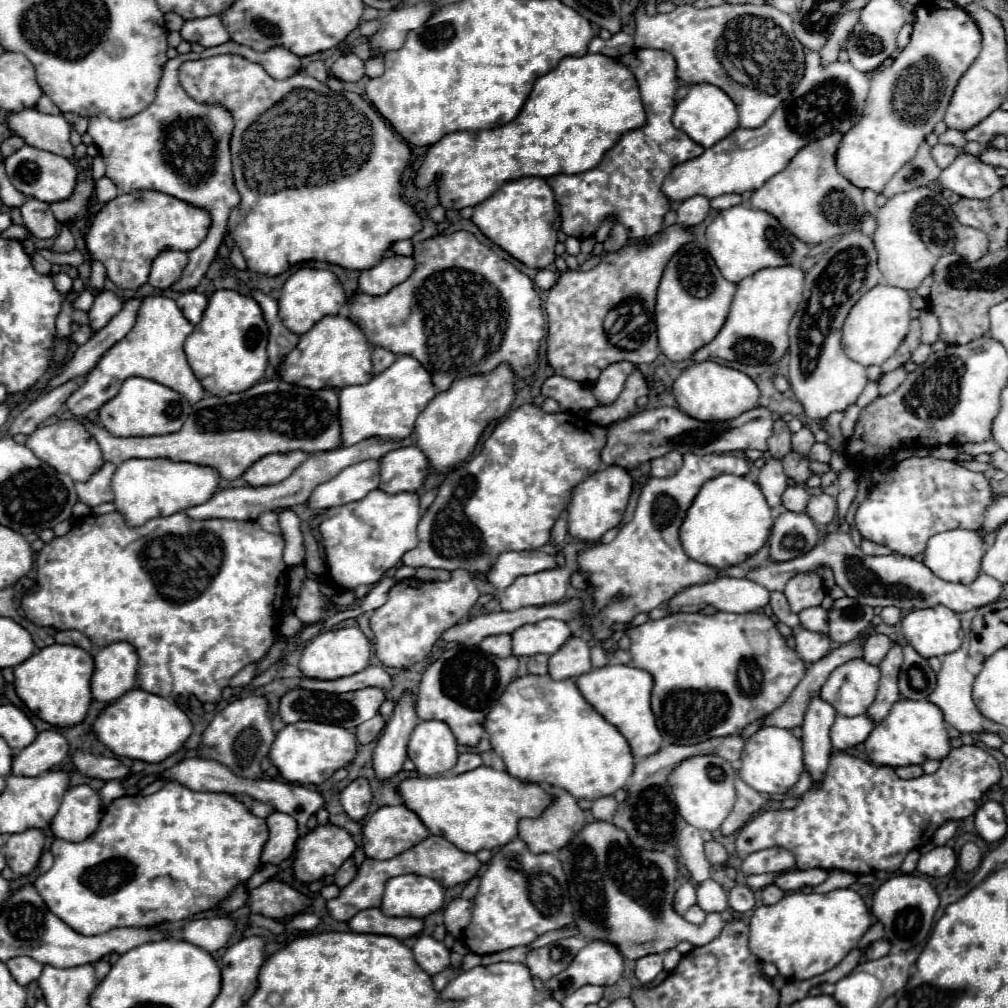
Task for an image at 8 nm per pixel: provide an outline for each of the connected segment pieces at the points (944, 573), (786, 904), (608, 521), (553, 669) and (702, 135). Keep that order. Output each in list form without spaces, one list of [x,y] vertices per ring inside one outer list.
[[[954,528],[954,530],[934,534],[928,540],[928,548],[924,552],[924,564],[938,578],[942,578],[946,582],[962,582],[962,584],[966,584],[966,582],[974,582],[974,578],[978,578],[982,554],[984,554],[984,540],[982,540],[980,532]]]
[[[838,888],[826,894],[816,892],[790,892],[774,906],[760,906],[750,918],[750,950],[762,960],[772,962],[786,980],[808,980],[832,970],[850,950],[858,948],[860,938],[872,926],[870,912],[858,892],[850,888]]]
[[[608,466],[596,474],[592,474],[588,480],[578,484],[572,492],[572,500],[568,504],[568,532],[576,540],[586,542],[598,542],[604,532],[610,528],[616,528],[622,520],[622,514],[628,506],[632,494],[632,478],[630,474],[620,466]]]
[[[570,638],[548,662],[548,672],[554,680],[578,678],[590,670],[590,648],[580,638]]]
[[[694,84],[694,86],[690,86],[688,96],[676,106],[672,124],[678,130],[686,132],[702,148],[710,148],[714,142],[726,138],[730,132],[734,132],[738,128],[738,112],[736,112],[736,104],[730,100],[730,96],[724,90],[720,90],[718,86]]]

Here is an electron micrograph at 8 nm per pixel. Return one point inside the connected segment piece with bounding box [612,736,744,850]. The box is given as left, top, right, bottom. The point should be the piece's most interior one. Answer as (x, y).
(649, 815)

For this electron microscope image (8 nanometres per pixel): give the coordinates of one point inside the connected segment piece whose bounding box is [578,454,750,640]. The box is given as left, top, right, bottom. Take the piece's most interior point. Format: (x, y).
(645, 565)

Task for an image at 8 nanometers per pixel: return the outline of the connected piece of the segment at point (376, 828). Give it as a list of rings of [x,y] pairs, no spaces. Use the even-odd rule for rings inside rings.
[[[404,804],[378,808],[362,828],[362,846],[368,858],[388,860],[428,836],[428,828]]]

